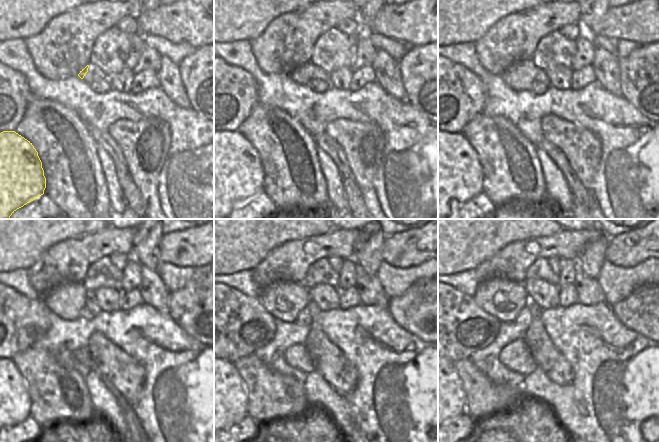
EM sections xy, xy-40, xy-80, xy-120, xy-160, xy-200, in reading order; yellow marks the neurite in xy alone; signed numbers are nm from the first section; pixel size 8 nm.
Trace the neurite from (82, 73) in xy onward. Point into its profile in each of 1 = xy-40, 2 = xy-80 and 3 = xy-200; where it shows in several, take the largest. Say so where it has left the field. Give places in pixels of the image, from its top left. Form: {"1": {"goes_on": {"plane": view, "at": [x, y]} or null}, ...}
{"1": {"goes_on": {"plane": "xy-40", "at": [302, 74]}}, "2": {"goes_on": {"plane": "xy-80", "at": [520, 76]}}, "3": {"goes_on": {"plane": "xy-200", "at": [504, 299]}}}

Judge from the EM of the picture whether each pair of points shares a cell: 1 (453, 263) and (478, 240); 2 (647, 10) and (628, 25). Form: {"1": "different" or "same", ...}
{"1": "same", "2": "same"}

